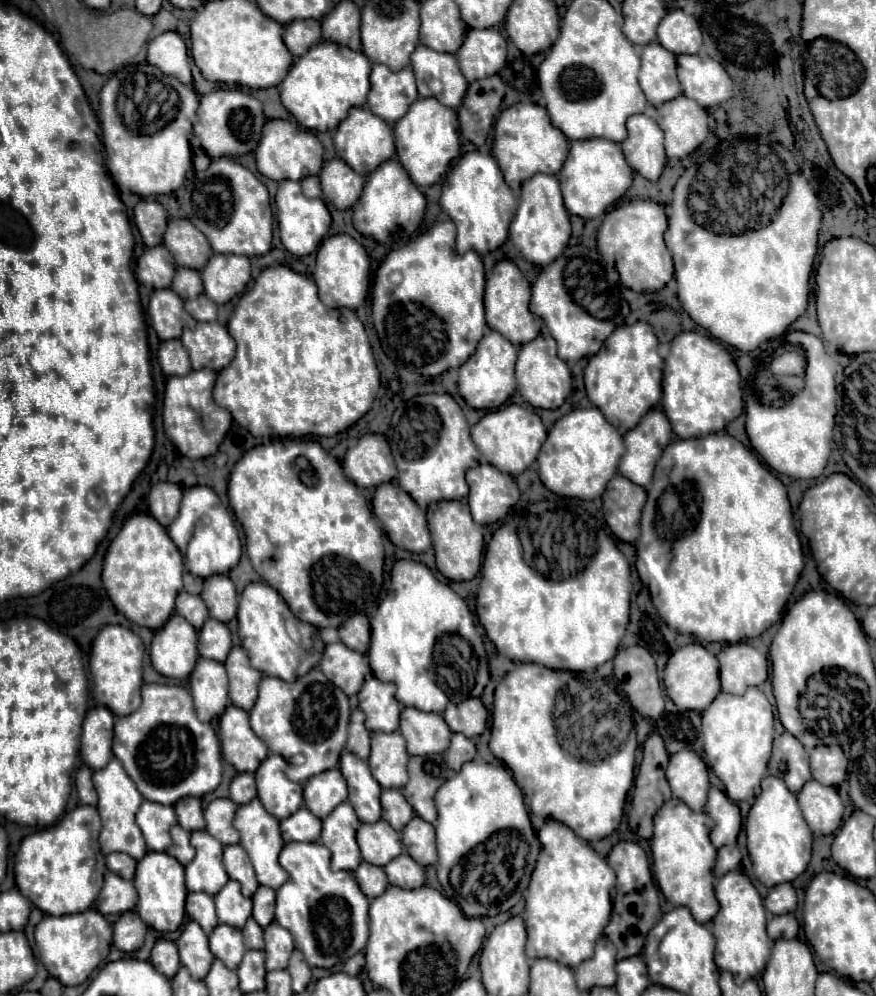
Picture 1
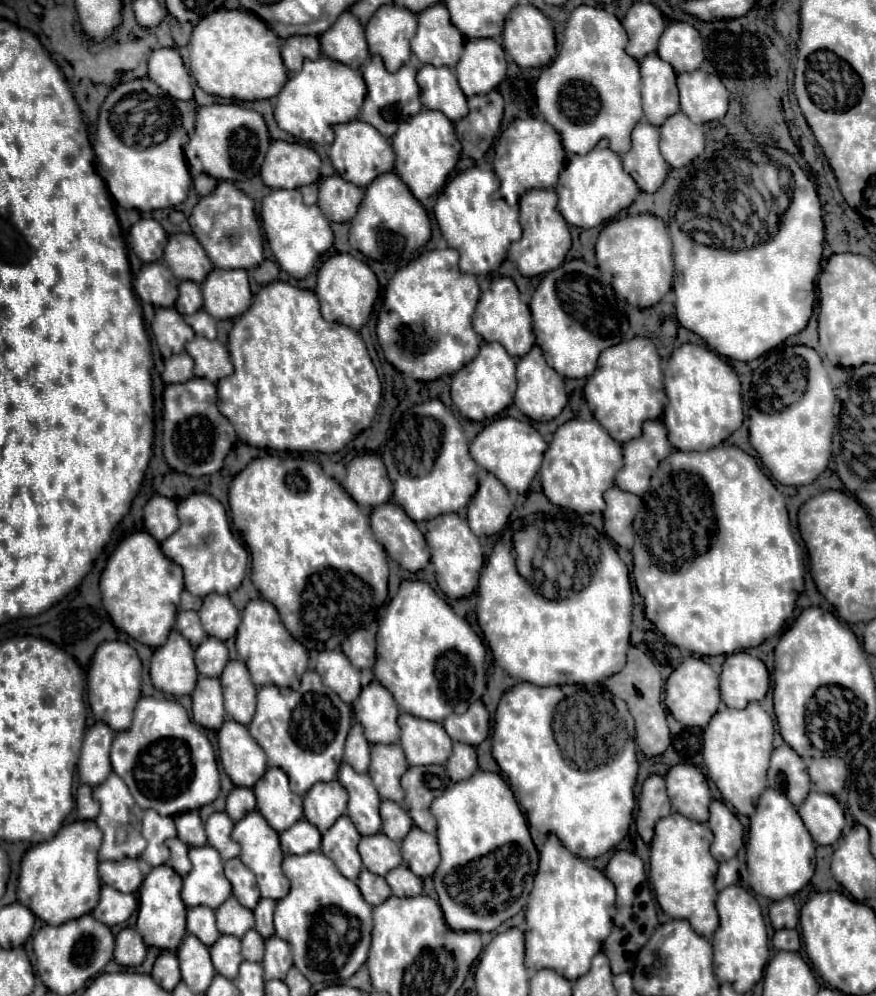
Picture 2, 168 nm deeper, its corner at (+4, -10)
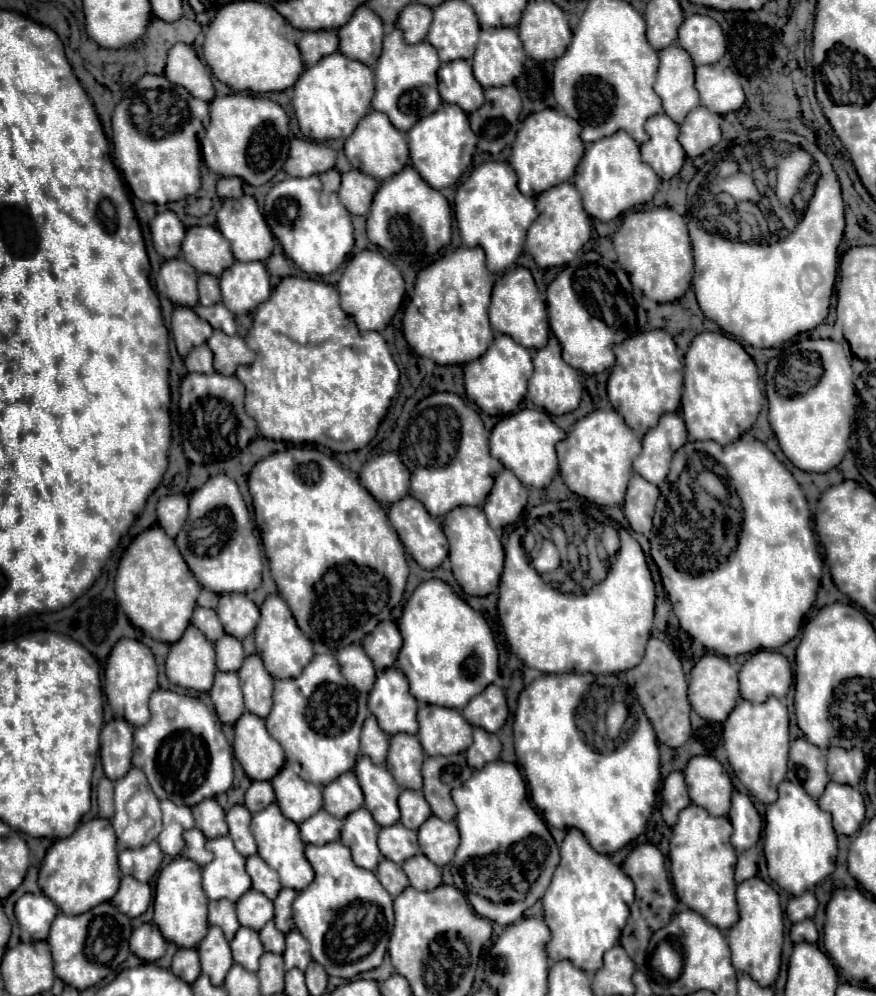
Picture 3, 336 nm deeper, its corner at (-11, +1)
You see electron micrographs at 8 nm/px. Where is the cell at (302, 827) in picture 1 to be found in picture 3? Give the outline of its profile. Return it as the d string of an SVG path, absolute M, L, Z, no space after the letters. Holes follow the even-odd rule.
M320 810L300 824L300 836L304 844L322 846L322 844L338 840L340 828L342 828L342 820L334 818L326 810Z

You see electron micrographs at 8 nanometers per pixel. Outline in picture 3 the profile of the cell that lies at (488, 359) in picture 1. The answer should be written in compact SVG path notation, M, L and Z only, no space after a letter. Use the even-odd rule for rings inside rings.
M498 334L480 360L464 366L464 388L468 400L472 400L482 412L490 416L504 416L518 408L526 394L528 380L532 376L532 354L528 348L516 344L508 334Z

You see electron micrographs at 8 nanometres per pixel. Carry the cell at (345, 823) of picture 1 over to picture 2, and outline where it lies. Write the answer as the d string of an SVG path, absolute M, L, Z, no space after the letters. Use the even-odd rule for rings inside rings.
M347 815L337 819L329 827L329 831L323 833L321 851L329 859L333 859L339 873L345 875L351 881L357 879L357 875L361 871L361 865L363 865L361 857L359 857L359 851L357 851L359 839L361 839L361 835Z

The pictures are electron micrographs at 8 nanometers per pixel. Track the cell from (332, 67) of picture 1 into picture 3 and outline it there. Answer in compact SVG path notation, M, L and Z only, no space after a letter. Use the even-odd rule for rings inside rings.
M334 52L332 56L324 56L312 68L306 68L300 74L300 80L294 84L292 106L304 136L312 140L326 138L348 138L360 118L370 110L370 100L374 92L374 74L366 64L344 56L342 52Z

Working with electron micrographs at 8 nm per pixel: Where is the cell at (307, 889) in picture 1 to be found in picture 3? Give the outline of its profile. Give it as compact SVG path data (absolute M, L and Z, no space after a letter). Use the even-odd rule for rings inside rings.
M328 842L324 846L306 846L306 858L314 868L314 880L308 888L298 892L294 900L294 924L302 932L302 936L310 942L310 956L330 976L340 978L354 978L360 972L378 968L382 964L382 958L388 948L388 940L394 928L394 912L392 912L392 898L388 892L384 892L382 884L376 880L376 876L352 862L352 856L348 848L340 842Z

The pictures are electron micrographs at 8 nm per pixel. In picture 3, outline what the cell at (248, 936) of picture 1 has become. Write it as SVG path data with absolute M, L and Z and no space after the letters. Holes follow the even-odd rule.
M272 920L260 930L260 942L268 952L274 952L274 954L284 952L284 934L274 926Z

